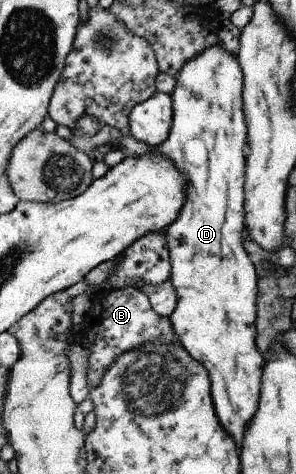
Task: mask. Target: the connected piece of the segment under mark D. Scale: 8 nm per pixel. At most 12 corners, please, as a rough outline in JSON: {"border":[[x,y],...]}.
{"border":[[218,43],[187,59],[152,148],[185,197],[164,229],[176,342],[240,445],[264,364],[240,243],[243,77]]}

